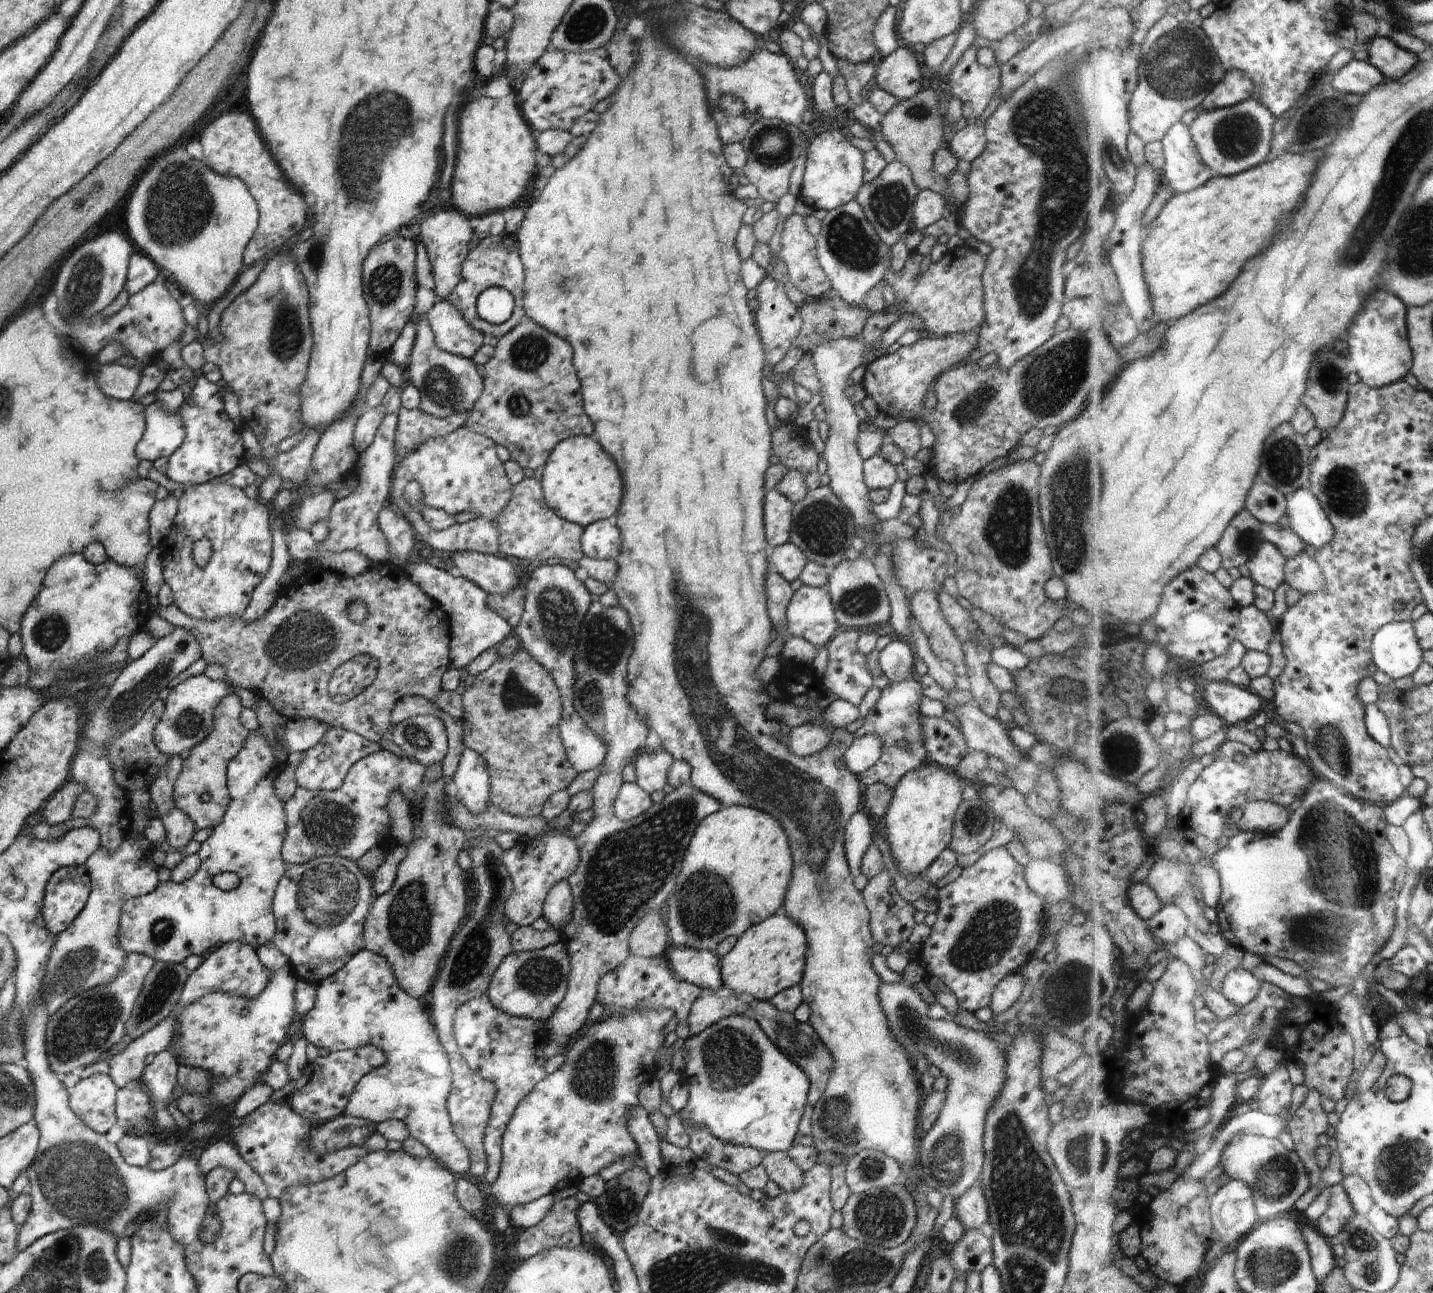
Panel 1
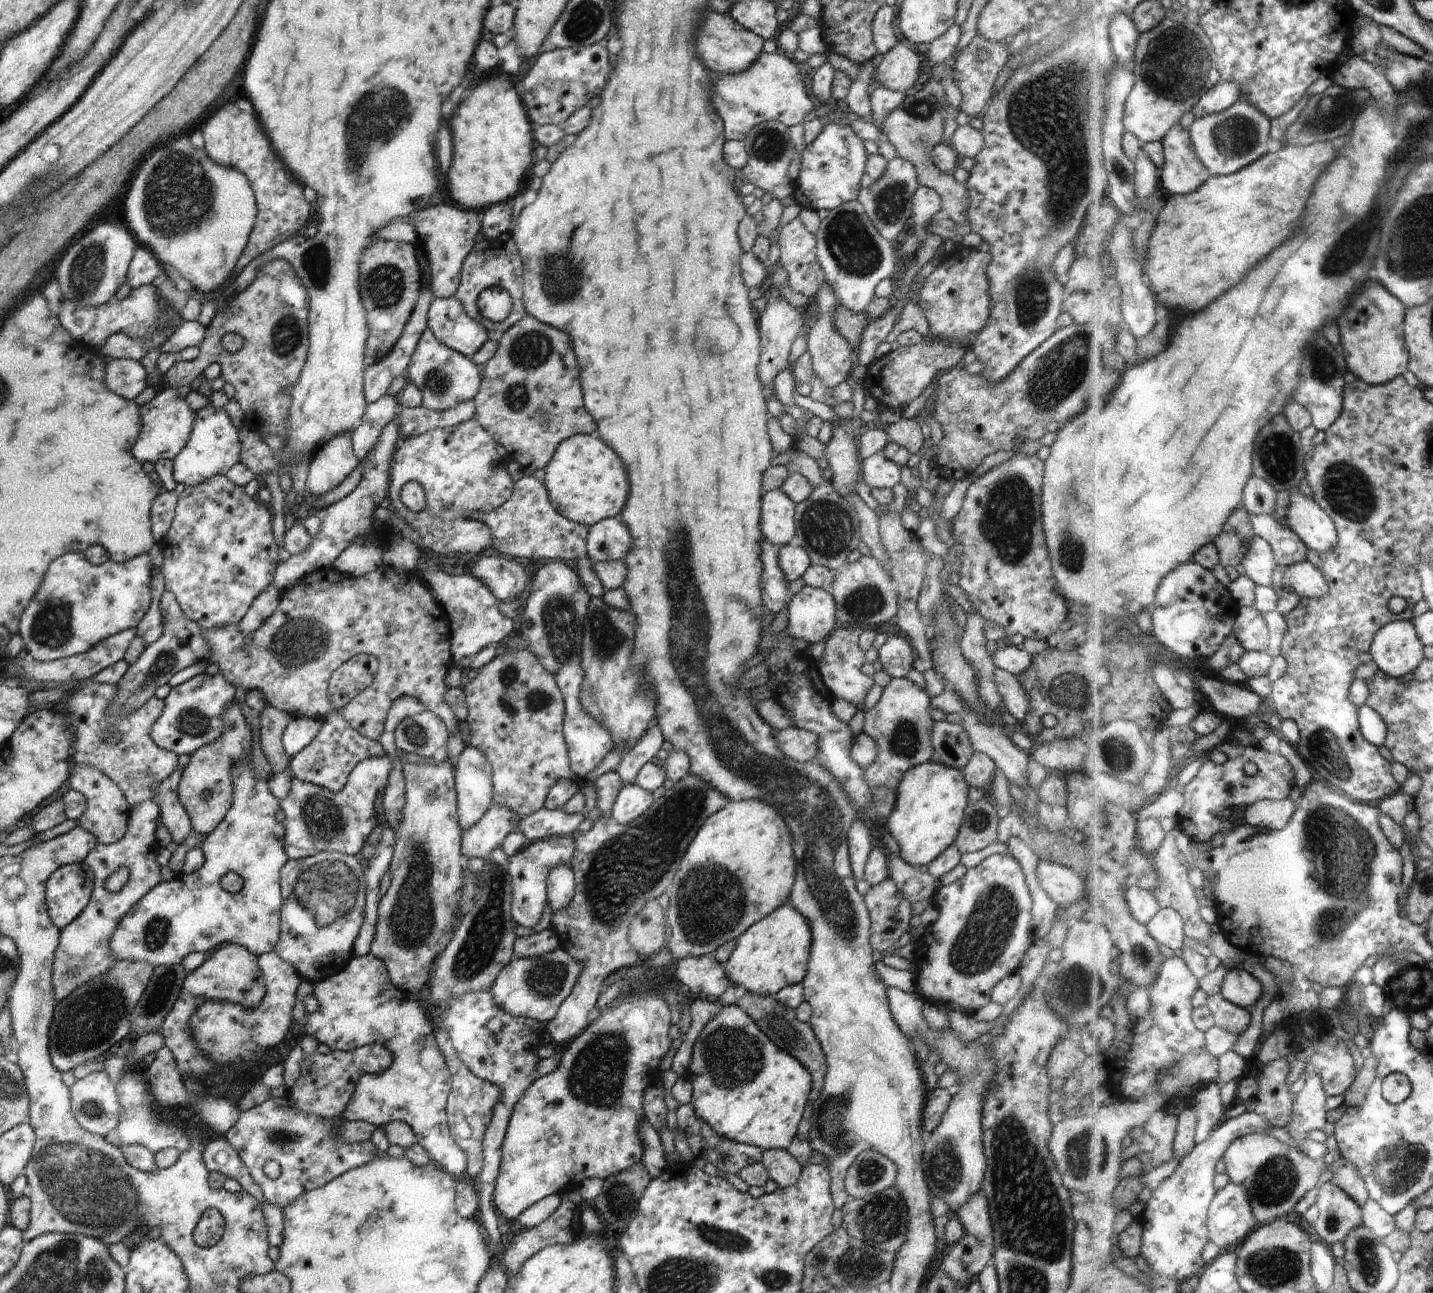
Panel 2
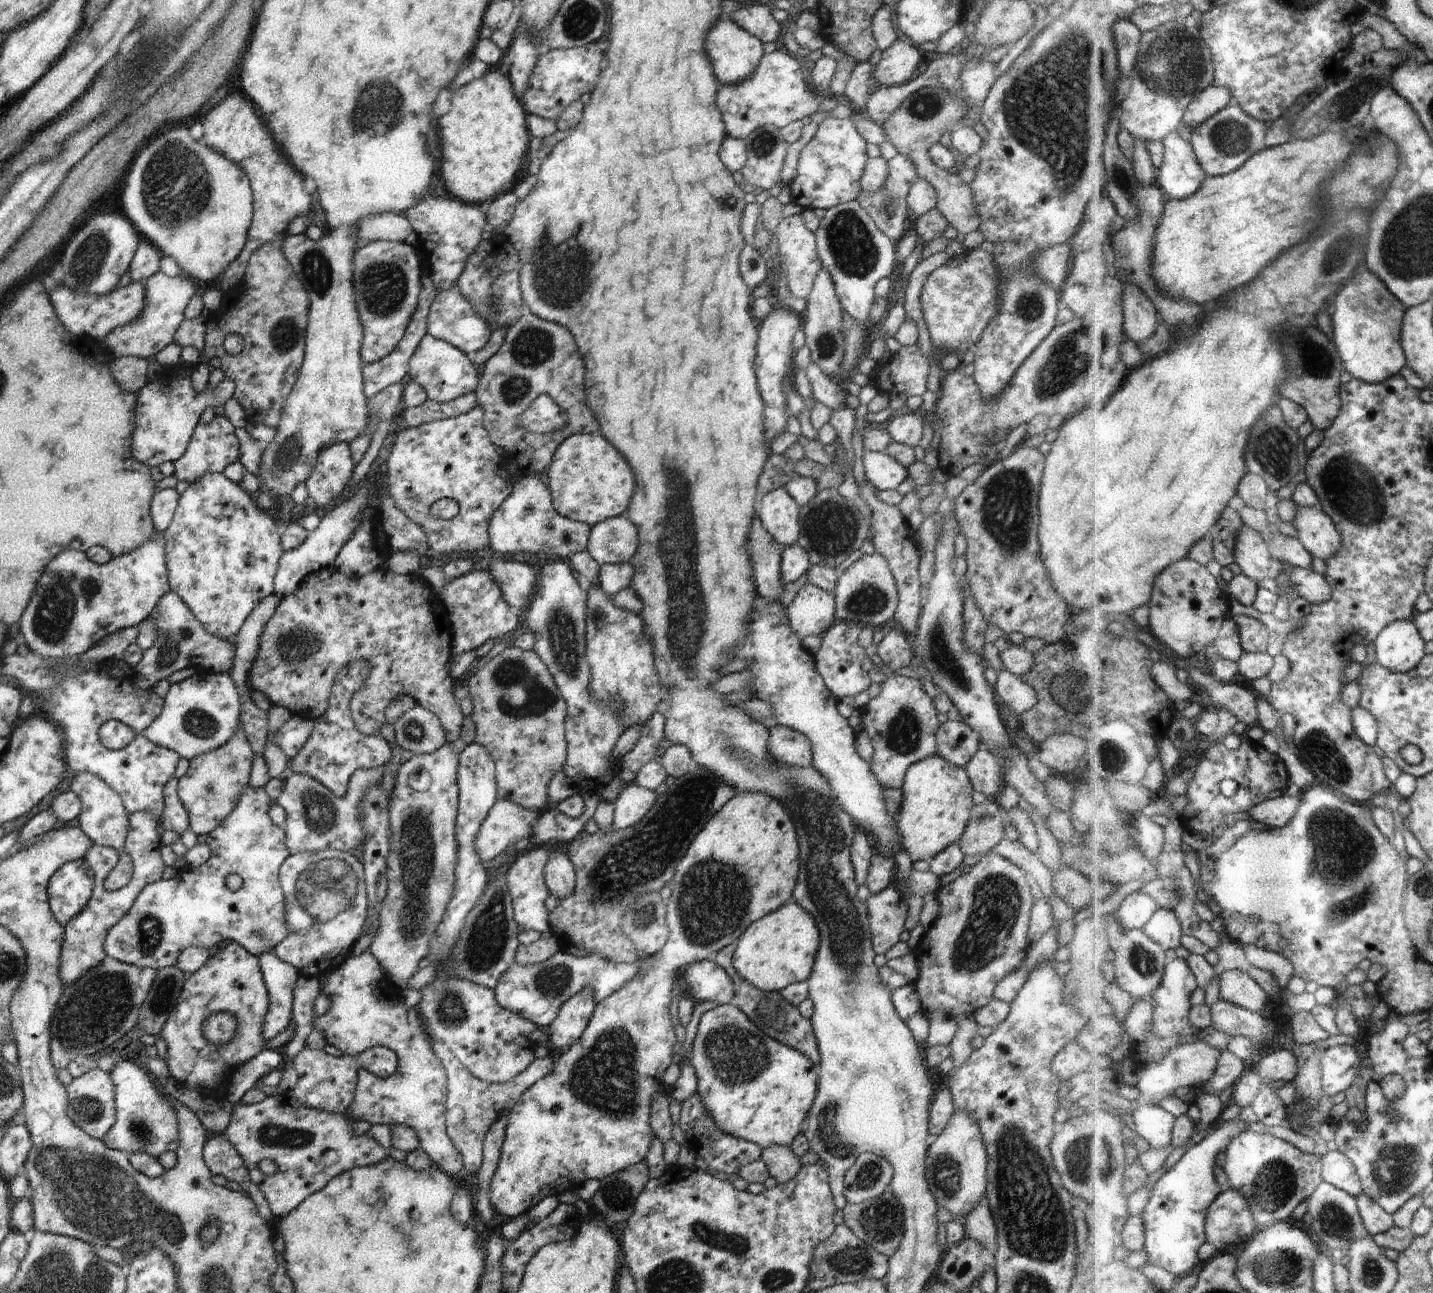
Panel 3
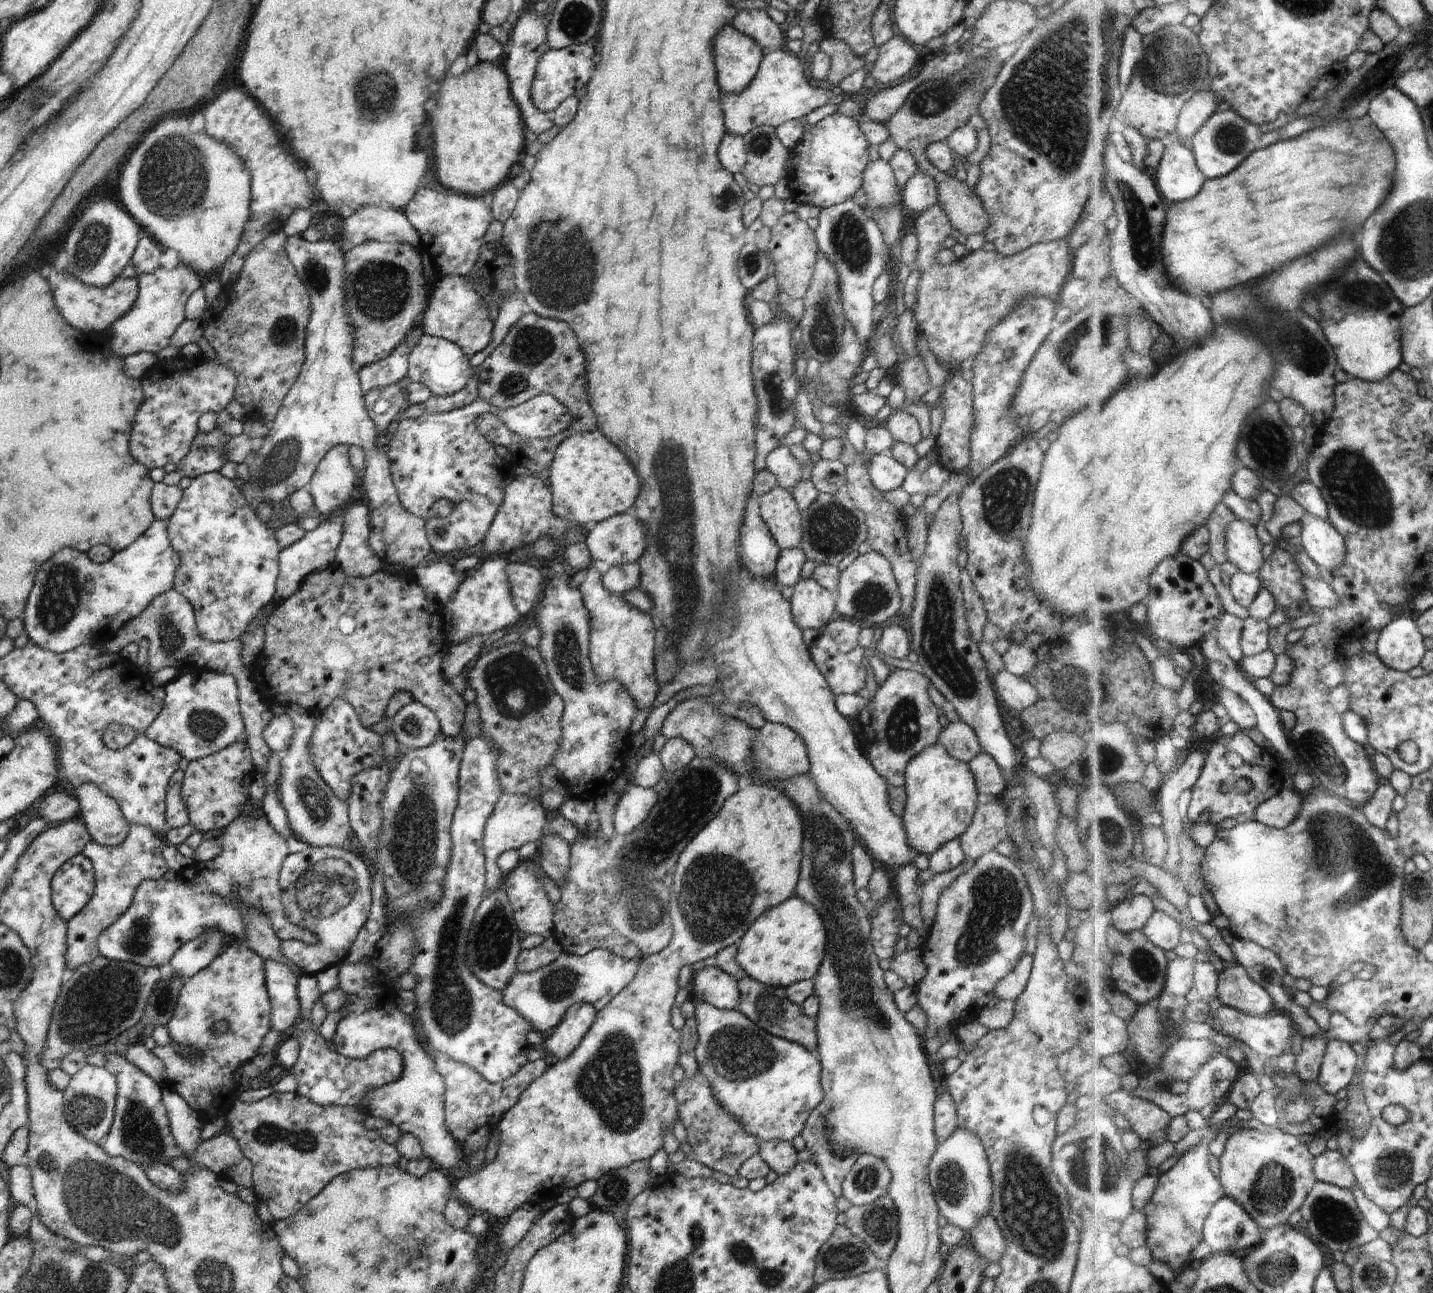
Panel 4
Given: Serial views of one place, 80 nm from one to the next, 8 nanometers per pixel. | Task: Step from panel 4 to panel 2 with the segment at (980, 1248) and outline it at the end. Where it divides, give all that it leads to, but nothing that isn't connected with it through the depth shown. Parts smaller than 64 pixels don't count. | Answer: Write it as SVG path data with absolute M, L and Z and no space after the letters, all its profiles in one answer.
M982 1193L972 1194L968 1202L964 1202L958 1212L955 1213L957 1220L962 1224L965 1234L978 1238L986 1246L993 1238L993 1229L988 1202Z

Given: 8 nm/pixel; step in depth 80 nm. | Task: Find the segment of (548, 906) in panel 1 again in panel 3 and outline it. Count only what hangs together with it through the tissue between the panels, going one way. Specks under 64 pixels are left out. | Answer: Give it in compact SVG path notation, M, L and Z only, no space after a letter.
M554 847L548 862L544 864L544 878L549 894L554 894L562 900L572 894L575 888L575 870L567 852L560 847Z

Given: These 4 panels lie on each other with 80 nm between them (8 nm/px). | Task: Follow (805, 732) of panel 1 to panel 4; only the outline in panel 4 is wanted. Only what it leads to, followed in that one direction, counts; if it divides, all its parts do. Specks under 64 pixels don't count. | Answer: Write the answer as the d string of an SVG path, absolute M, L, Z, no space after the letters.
M766 723L757 730L753 745L753 778L756 782L776 782L794 775L808 773L811 762L807 753L807 746L797 732L782 723Z

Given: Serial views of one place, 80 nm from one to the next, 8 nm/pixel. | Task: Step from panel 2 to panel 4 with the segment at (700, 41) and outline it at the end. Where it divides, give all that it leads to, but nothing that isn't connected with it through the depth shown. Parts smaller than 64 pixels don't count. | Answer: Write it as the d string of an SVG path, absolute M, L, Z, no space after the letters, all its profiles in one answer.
M724 25L714 36L714 64L722 92L742 92L756 76L763 54L752 37Z

